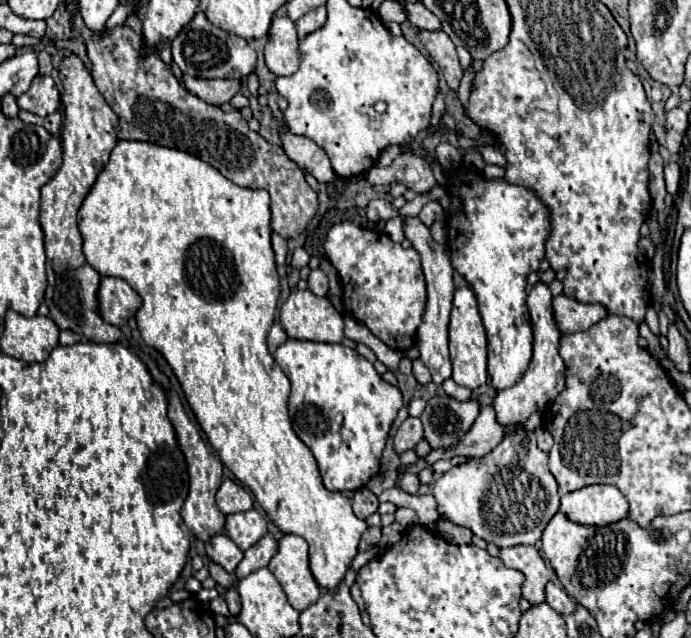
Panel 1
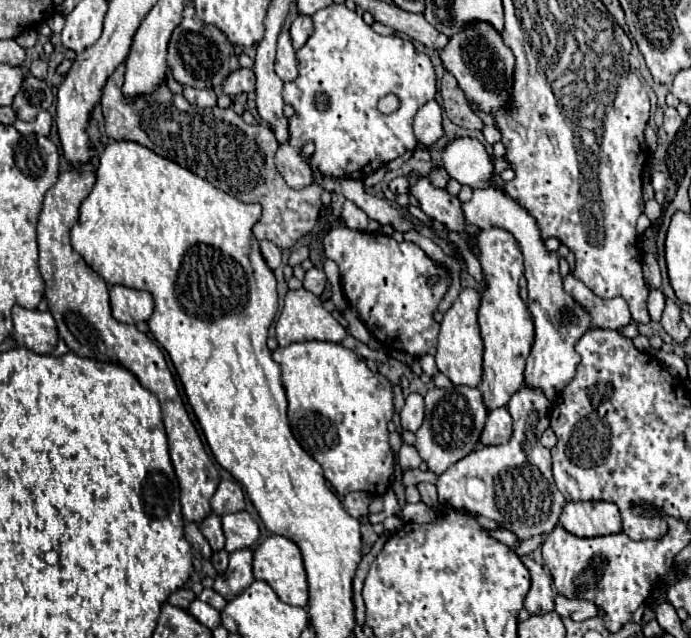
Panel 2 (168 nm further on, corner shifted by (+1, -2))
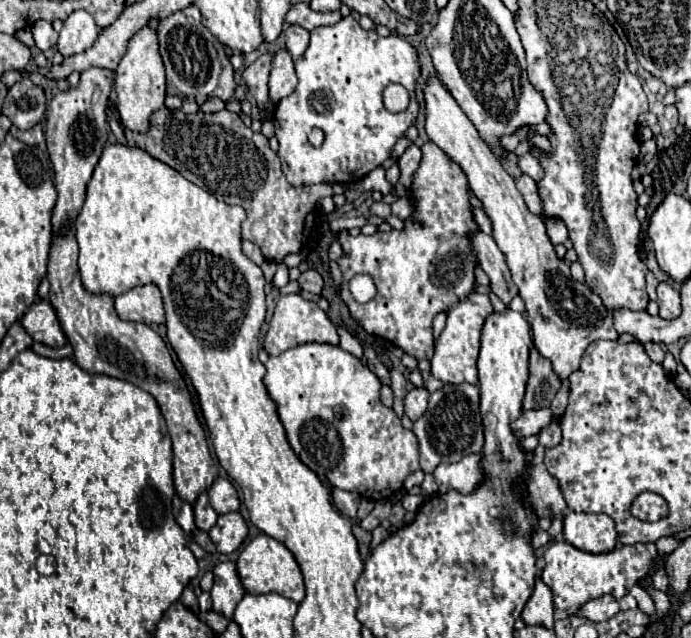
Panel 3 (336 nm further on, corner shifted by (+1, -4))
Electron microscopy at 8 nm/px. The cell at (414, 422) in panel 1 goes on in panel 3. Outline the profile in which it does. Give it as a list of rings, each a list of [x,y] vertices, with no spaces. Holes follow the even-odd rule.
[[[419,387],[419,389],[411,389],[405,397],[405,415],[411,419],[411,421],[417,421],[425,409],[427,409],[427,401],[429,401],[429,391],[425,387]]]

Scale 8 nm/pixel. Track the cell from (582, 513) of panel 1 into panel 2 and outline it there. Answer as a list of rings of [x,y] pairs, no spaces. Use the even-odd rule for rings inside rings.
[[[569,501],[559,523],[573,535],[597,537],[621,531],[619,507],[611,501]]]

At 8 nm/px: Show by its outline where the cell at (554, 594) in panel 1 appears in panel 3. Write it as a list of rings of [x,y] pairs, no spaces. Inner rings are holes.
[[[603,595],[599,599],[593,599],[579,611],[579,615],[591,621],[609,621],[617,613],[619,613],[619,601],[613,595]]]

